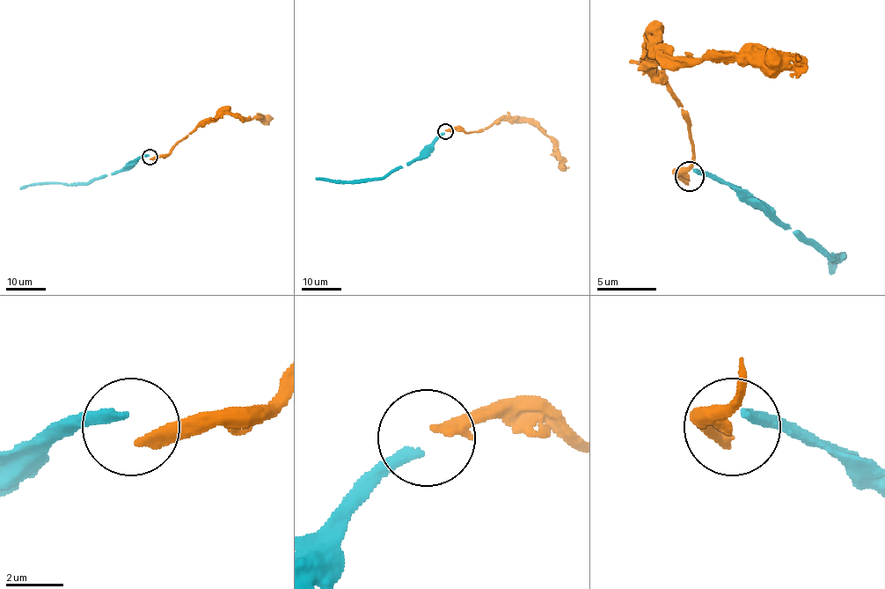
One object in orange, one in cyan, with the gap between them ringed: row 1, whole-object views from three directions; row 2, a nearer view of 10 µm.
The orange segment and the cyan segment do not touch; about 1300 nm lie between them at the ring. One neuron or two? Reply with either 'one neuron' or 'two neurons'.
two neurons

